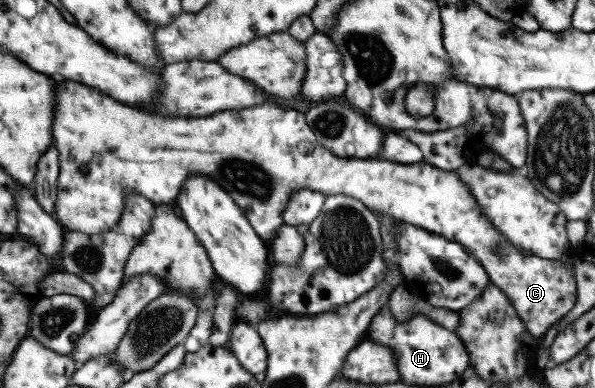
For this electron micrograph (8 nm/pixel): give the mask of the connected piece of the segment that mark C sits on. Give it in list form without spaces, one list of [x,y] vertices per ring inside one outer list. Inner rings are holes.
[[[58,78],[56,88],[54,89],[54,116],[52,121],[52,144],[58,151],[59,165],[58,174],[56,177],[56,192],[54,201],[54,219],[63,230],[72,230],[81,234],[93,235],[93,233],[103,233],[106,230],[115,228],[119,217],[121,216],[122,209],[124,208],[124,197],[128,193],[138,193],[141,197],[148,199],[152,204],[157,203],[171,203],[178,196],[181,191],[182,181],[185,181],[189,175],[202,175],[208,177],[211,181],[215,181],[216,184],[233,199],[233,203],[237,205],[239,209],[244,213],[244,217],[249,222],[249,226],[255,231],[255,234],[261,241],[269,242],[276,236],[277,229],[283,225],[281,223],[281,212],[287,205],[288,199],[292,193],[299,191],[300,189],[310,189],[311,191],[318,191],[325,196],[341,194],[353,199],[359,200],[365,207],[371,211],[375,216],[377,213],[384,213],[385,216],[390,216],[397,222],[405,222],[408,225],[413,225],[423,229],[425,232],[433,233],[435,235],[442,236],[446,241],[451,241],[461,245],[469,256],[472,256],[485,270],[487,277],[494,288],[499,289],[509,302],[513,304],[517,315],[521,318],[523,325],[527,332],[529,332],[534,338],[538,338],[551,324],[554,324],[560,320],[572,307],[576,301],[576,287],[574,284],[574,274],[571,268],[567,268],[560,259],[549,260],[539,257],[535,257],[532,254],[525,254],[521,252],[519,248],[515,248],[503,235],[499,234],[491,223],[487,222],[487,218],[480,213],[478,203],[472,196],[468,187],[457,177],[456,172],[445,171],[443,169],[437,169],[432,165],[429,165],[423,161],[418,161],[413,164],[396,164],[387,160],[381,160],[377,157],[369,159],[357,159],[357,158],[342,158],[333,155],[325,146],[319,145],[314,138],[313,132],[306,124],[304,115],[297,113],[297,111],[283,111],[283,109],[277,109],[273,107],[271,103],[262,103],[254,105],[241,111],[221,111],[221,113],[213,113],[205,117],[161,117],[158,113],[144,111],[143,109],[121,104],[115,101],[112,97],[98,92],[93,87],[86,86],[85,84],[78,84],[76,81],[65,80]]]

